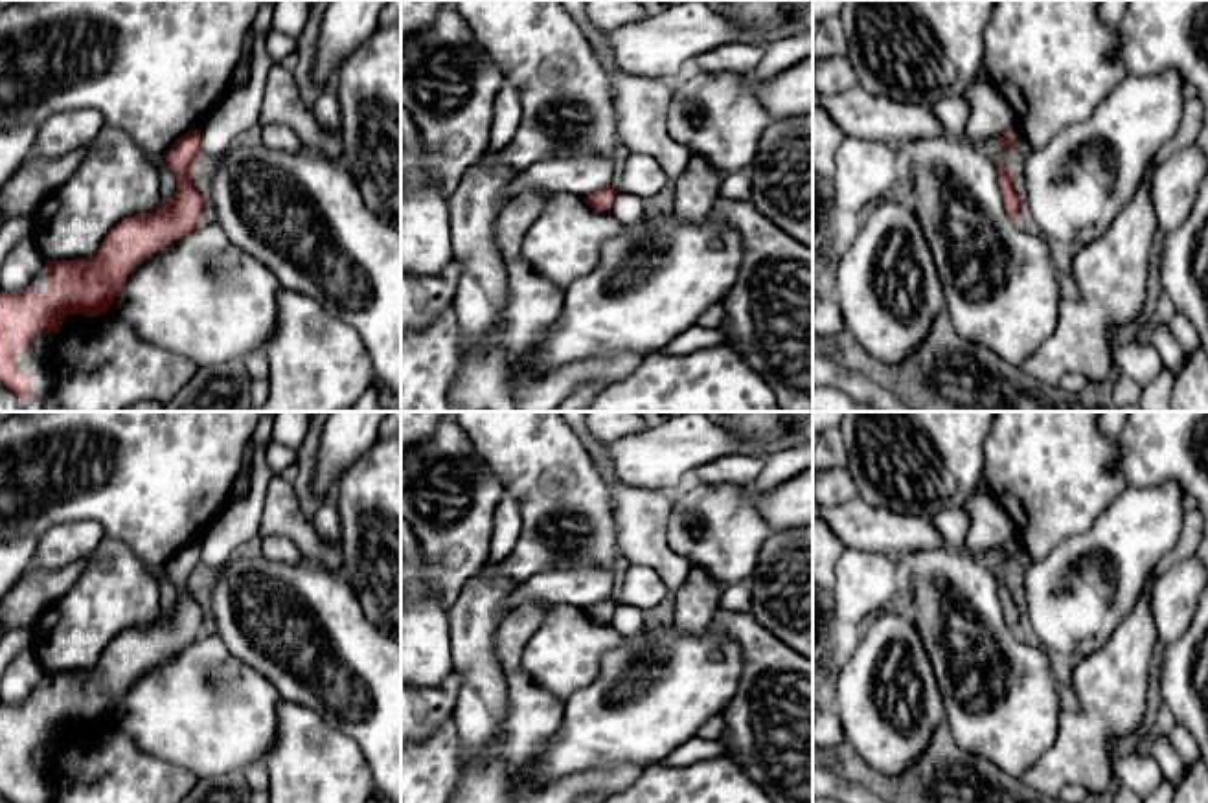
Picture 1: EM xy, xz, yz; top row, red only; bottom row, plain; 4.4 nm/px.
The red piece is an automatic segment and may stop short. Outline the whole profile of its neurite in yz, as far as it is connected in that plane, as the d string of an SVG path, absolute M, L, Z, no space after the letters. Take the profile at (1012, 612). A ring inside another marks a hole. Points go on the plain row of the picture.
M995 571L995 579L997 579L997 584L998 584L998 597L1000 597L1000 605L1002 605L1002 610L1004 610L1004 619L1006 619L1008 627L1015 632L1017 627L1019 627L1019 621L1022 617L1022 608L1017 606L1011 599L1015 584L1008 582L997 571Z

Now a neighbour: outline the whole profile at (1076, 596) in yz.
M1177 481L1127 485L1085 535L1026 568L1015 586L1024 590L1022 612L1048 649L1077 660L1109 641L1155 564L1177 544L1184 494Z

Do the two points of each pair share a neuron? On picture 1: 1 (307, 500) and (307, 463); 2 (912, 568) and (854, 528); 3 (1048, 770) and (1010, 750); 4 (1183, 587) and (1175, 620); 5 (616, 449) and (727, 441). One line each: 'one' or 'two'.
1: one
2: two
3: two
4: one
5: one

